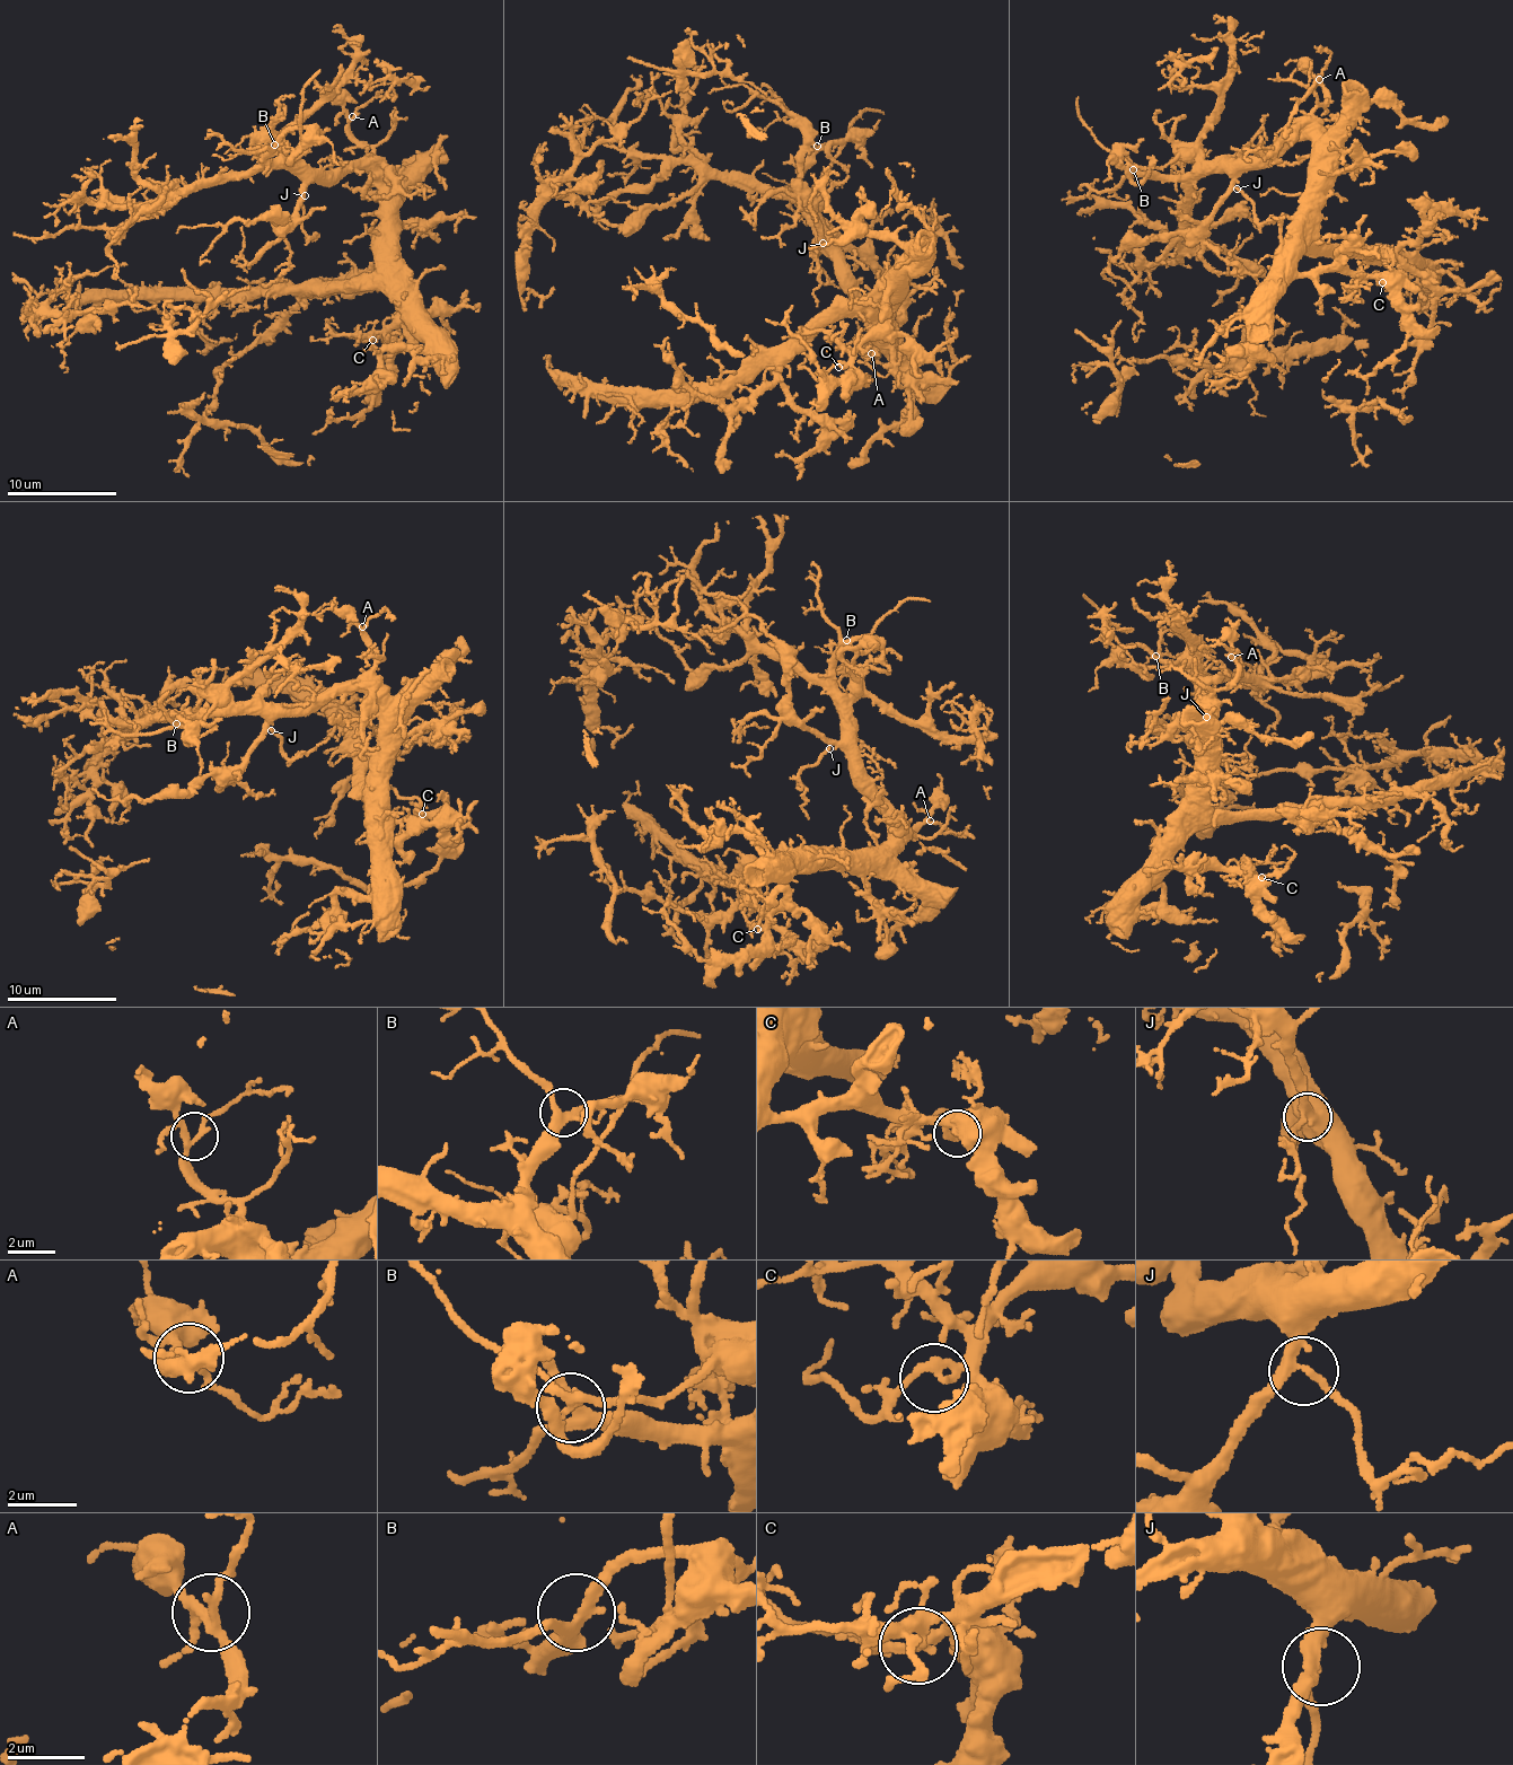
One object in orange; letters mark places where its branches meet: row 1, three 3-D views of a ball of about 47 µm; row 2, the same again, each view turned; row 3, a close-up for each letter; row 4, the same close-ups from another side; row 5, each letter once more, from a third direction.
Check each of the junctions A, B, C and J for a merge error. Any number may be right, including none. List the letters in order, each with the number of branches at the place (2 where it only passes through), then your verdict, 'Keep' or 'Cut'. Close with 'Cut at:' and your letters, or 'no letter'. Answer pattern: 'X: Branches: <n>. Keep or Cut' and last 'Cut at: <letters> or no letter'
A: Branches: 3. Keep
B: Branches: 4. Keep
C: Branches: 2. Keep
J: Branches: 3. Keep
Cut at: no letter

